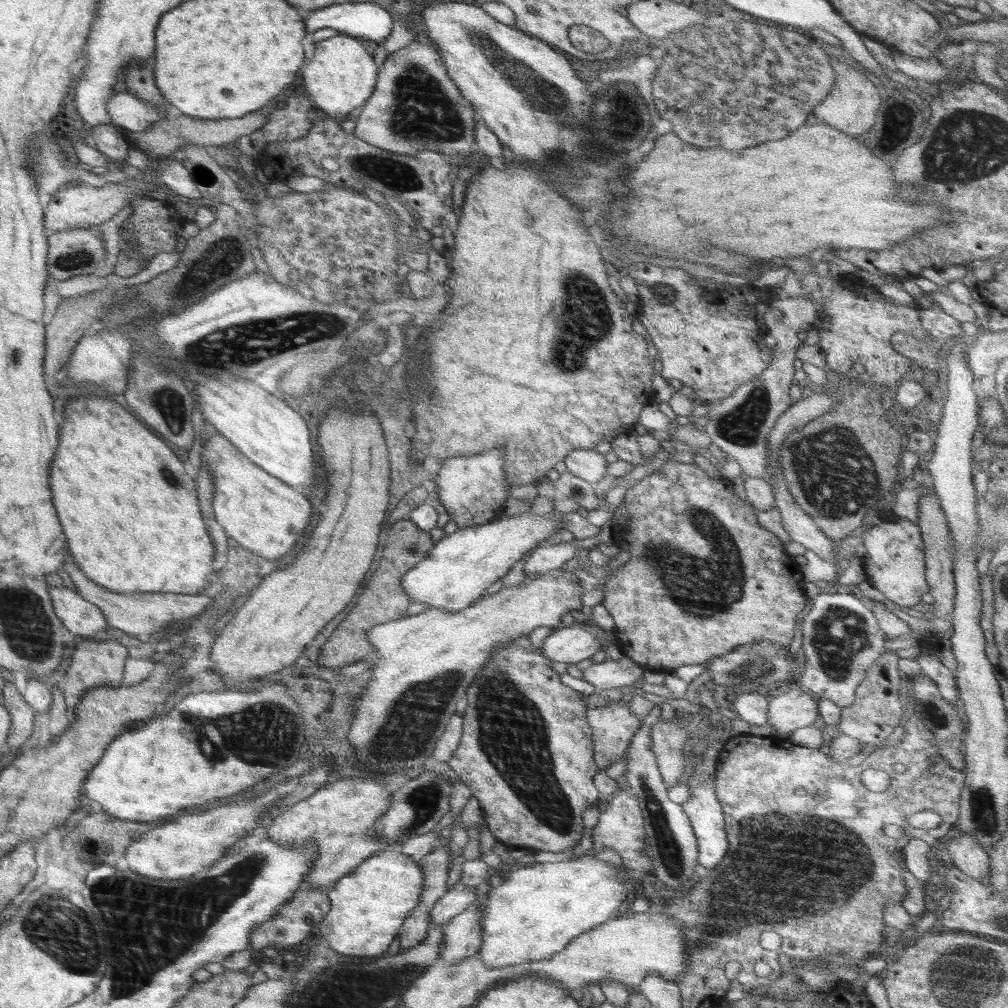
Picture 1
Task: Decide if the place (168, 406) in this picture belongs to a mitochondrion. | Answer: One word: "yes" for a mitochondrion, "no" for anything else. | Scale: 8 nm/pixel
yes

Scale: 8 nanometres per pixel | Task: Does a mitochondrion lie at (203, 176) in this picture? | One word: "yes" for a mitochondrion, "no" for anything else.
no

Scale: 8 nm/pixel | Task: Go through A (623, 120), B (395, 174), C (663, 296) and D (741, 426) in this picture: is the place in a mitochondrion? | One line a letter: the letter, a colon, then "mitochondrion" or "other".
A: mitochondrion
B: mitochondrion
C: other
D: mitochondrion

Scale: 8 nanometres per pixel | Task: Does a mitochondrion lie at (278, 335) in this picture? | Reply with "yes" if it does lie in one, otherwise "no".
yes

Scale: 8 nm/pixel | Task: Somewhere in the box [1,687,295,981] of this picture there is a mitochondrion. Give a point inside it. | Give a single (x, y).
(48, 925)

